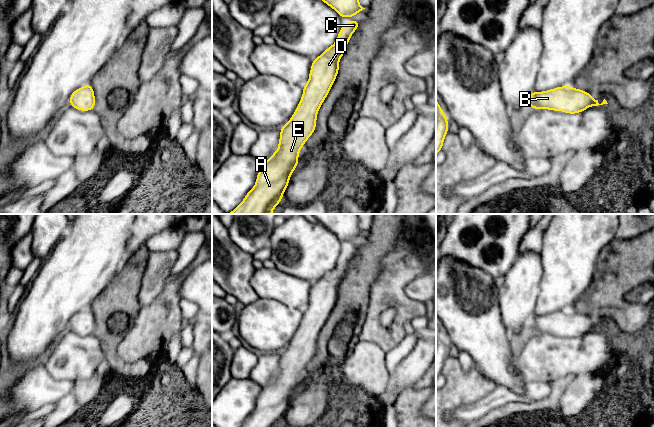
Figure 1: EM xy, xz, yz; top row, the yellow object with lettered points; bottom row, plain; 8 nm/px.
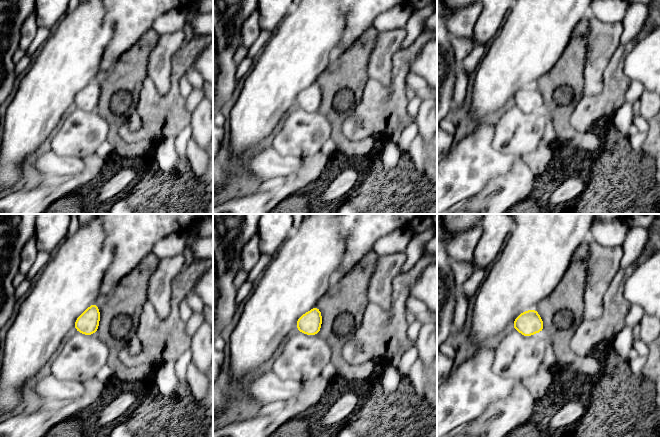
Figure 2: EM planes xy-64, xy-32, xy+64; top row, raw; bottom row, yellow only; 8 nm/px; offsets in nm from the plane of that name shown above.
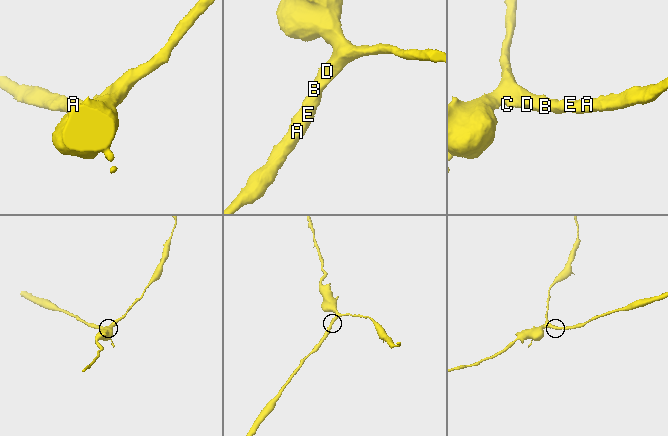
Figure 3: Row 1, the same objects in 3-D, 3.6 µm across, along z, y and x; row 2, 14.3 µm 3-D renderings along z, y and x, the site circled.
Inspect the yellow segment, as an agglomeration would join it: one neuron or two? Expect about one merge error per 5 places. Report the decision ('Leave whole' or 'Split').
Leave whole

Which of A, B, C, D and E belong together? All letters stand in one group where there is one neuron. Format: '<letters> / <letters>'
A B C D E

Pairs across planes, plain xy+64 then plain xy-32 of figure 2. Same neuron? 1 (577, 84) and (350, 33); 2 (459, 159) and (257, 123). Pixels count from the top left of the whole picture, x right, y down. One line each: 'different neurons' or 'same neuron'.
1: different neurons
2: different neurons

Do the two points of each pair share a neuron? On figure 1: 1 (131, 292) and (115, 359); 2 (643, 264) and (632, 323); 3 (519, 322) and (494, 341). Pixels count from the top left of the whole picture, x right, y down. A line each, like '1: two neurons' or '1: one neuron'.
1: one neuron
2: one neuron
3: two neurons

